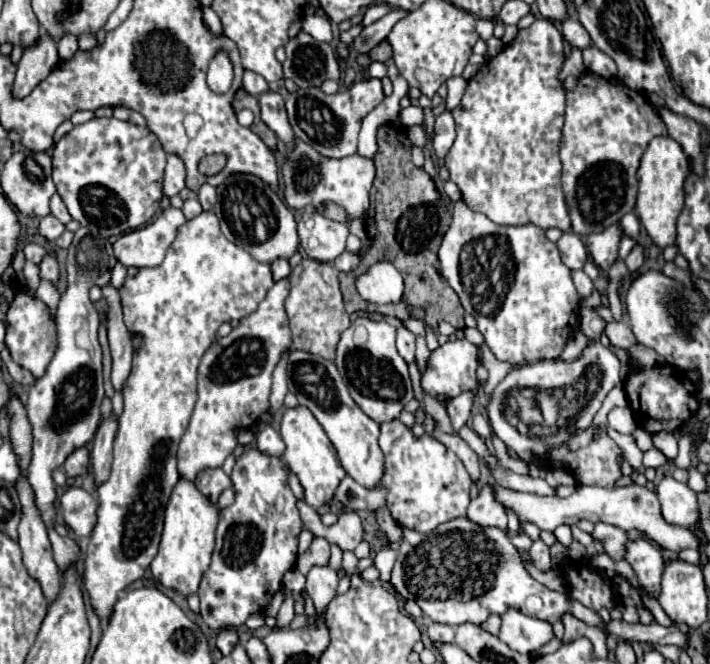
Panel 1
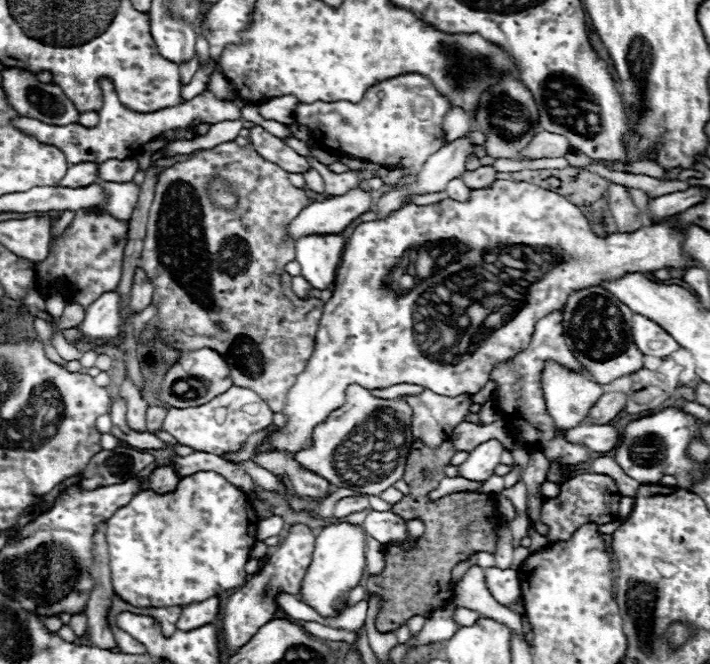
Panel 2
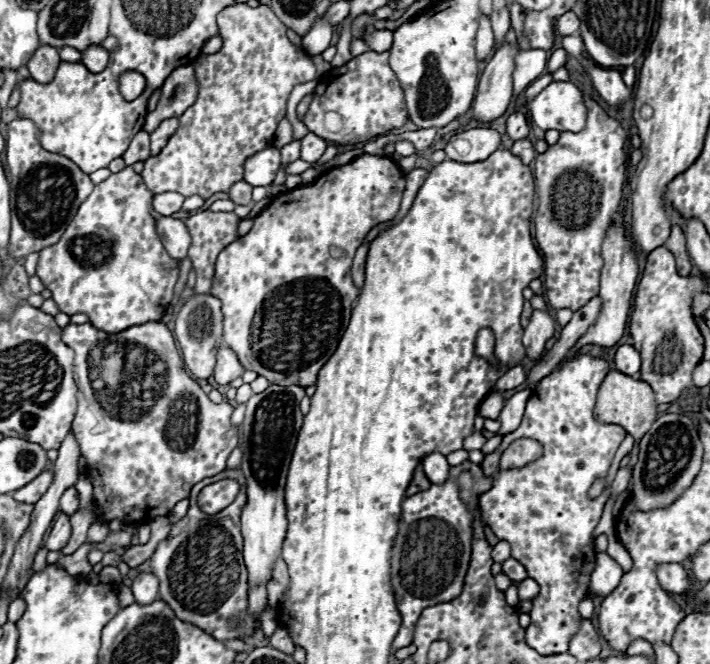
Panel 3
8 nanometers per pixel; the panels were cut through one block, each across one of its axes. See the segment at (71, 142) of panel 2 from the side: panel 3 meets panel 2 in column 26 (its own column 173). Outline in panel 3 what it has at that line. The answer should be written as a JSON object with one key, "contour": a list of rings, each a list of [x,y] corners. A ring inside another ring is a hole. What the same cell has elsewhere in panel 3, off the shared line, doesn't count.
{"contour":[[[168,118],[164,120],[152,134],[150,134],[150,140],[152,140],[152,156],[160,154],[160,150],[166,146],[168,138],[178,130],[178,118]]]}

